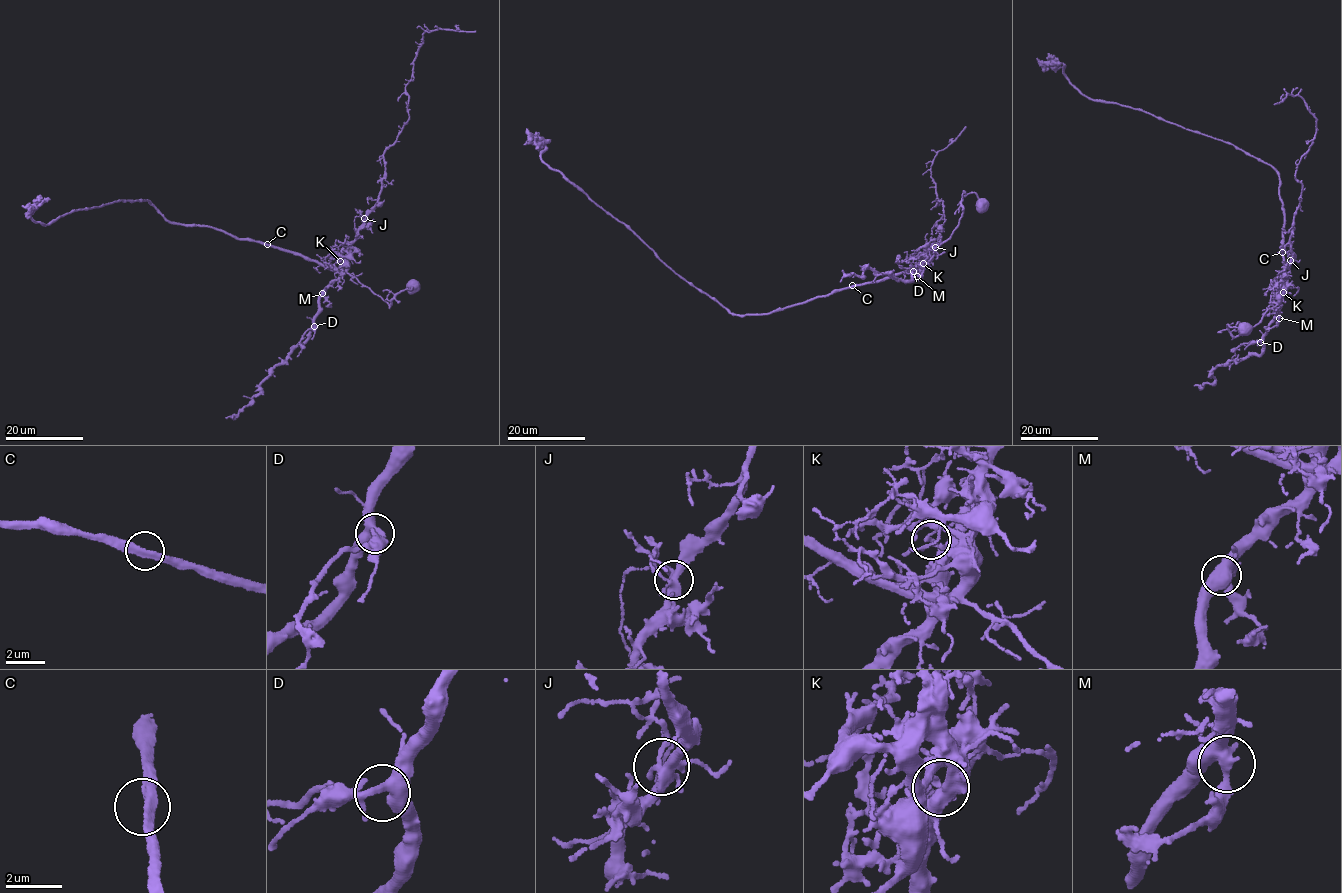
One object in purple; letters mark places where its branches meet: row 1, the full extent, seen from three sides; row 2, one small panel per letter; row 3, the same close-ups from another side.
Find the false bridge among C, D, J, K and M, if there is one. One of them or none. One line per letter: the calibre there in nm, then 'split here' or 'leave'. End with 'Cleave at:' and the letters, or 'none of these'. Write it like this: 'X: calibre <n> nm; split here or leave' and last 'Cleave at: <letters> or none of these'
C: calibre 360 nm; leave
D: calibre 360 nm; leave
J: calibre 360 nm; leave
K: calibre 180 nm; split here
M: calibre 460 nm; leave
Cleave at: K

